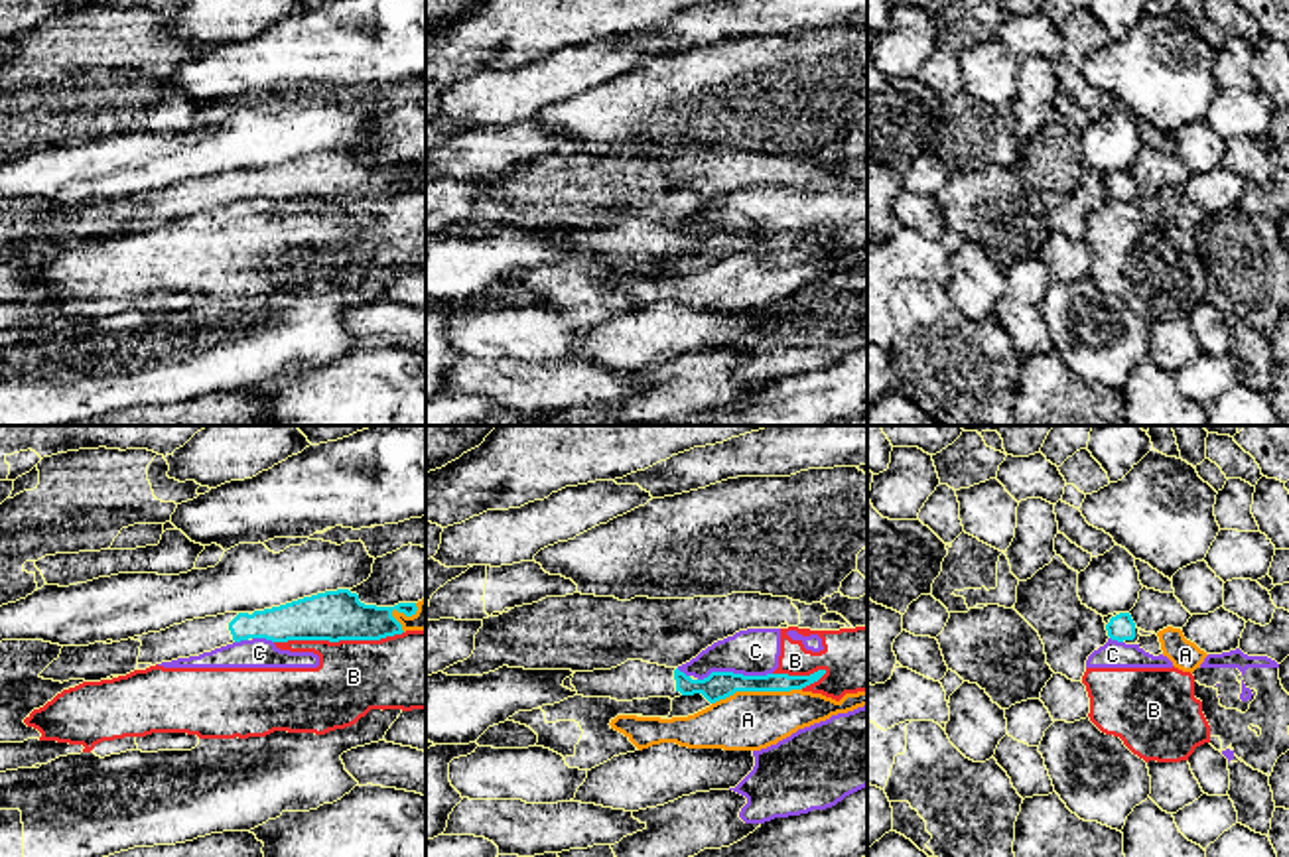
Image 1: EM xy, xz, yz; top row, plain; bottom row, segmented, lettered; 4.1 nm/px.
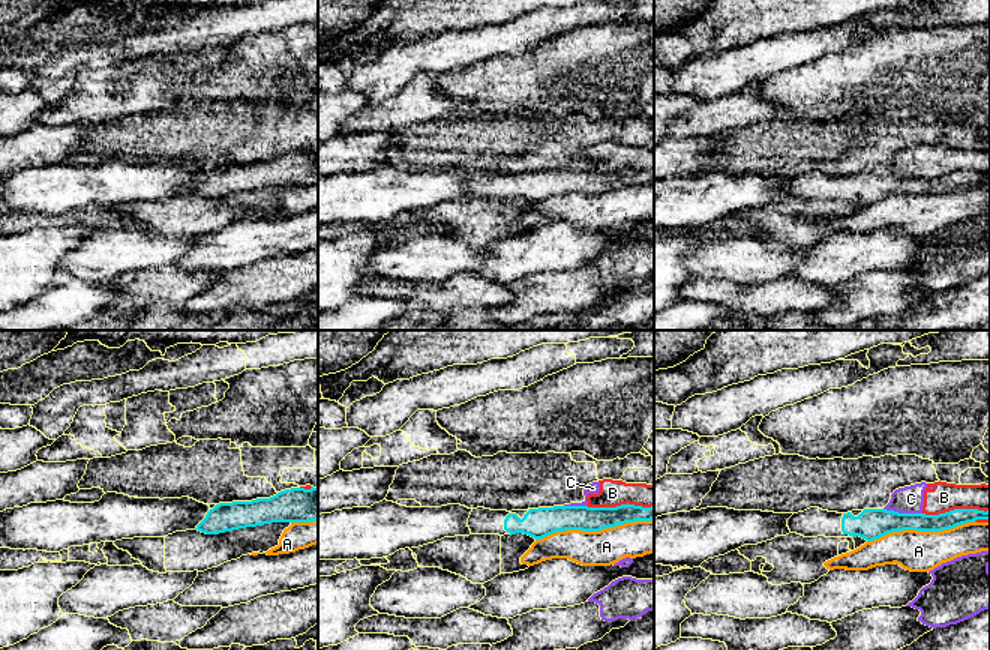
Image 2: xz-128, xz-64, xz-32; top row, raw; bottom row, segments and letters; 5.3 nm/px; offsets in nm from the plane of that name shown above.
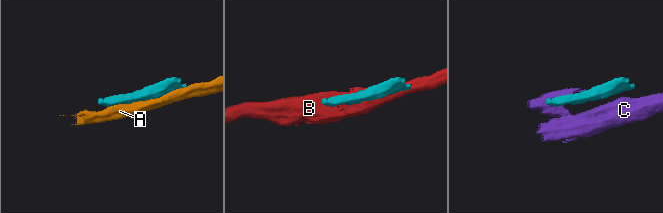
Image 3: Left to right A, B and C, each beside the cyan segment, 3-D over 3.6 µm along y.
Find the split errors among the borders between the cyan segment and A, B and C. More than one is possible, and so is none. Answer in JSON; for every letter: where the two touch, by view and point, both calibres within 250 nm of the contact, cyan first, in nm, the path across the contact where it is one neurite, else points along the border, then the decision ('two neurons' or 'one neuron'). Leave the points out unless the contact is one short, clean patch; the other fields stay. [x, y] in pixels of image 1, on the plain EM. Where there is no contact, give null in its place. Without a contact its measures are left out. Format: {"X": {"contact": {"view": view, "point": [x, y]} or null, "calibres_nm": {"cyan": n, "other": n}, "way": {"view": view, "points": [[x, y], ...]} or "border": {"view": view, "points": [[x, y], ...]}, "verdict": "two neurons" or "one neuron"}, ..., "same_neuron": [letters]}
{"A": {"contact": {"view": "xz", "point": [755, 249]}, "calibres_nm": {"cyan": 110, "other": 240}, "verdict": "two neurons"}, "B": {"contact": {"view": "xy", "point": [338, 199]}, "calibres_nm": {"cyan": 200, "other": 300}, "verdict": "two neurons"}, "C": {"contact": {"view": "xz", "point": [734, 233]}, "calibres_nm": {"cyan": 110, "other": 190}, "border": {"view": "xz", "points": [[771, 231], [710, 231], [698, 239]]}, "verdict": "two neurons"}, "same_neuron": []}

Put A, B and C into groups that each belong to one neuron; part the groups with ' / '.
A / B / C

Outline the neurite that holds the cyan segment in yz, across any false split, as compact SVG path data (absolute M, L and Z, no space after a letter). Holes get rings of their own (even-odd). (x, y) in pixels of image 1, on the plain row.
M1114 171L1104 175L1108 195L1118 201L1137 203L1139 187L1135 185L1129 171Z

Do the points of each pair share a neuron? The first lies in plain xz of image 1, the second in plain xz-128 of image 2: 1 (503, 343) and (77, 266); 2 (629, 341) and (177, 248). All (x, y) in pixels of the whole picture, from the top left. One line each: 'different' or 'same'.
1: same
2: different

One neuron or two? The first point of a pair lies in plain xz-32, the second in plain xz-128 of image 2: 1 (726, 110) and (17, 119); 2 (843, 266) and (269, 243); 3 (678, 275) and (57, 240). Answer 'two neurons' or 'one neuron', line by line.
1: two neurons
2: one neuron
3: one neuron

